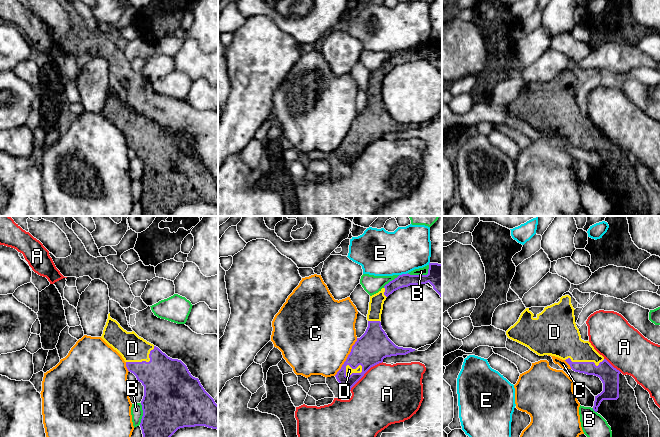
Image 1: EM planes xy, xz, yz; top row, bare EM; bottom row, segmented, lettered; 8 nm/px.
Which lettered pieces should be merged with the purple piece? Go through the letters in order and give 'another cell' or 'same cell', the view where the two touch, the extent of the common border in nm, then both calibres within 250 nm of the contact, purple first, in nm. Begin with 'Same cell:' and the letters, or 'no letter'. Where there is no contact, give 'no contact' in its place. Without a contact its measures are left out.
Same cell: D
A: another cell | xz | 360 nm | 260/480 nm
B: another cell | xz | 200 nm | 200/60 nm
C: another cell | xz | 360 nm | 260/500 nm
D: same cell | xz | 160 nm | 260/60 nm
E: another cell | xz | 80 nm | 120/360 nm

